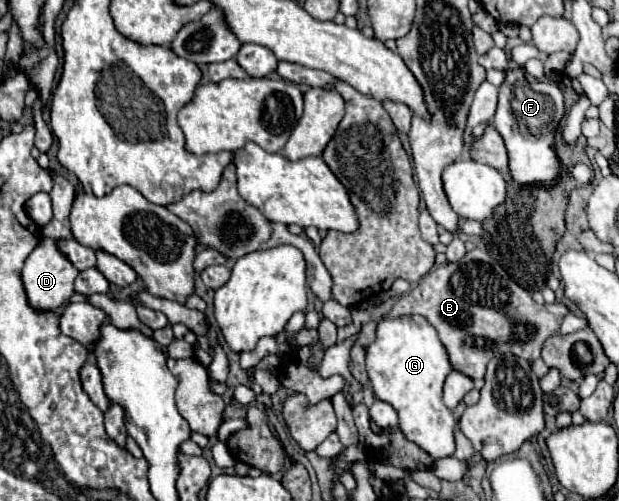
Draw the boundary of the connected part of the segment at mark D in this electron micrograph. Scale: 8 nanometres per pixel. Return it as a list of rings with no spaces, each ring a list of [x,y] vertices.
[[[42,239],[36,245],[36,249],[28,255],[24,269],[22,269],[22,281],[24,281],[26,293],[28,293],[30,305],[36,309],[52,309],[52,311],[58,309],[74,293],[76,275],[78,275],[76,267],[72,267],[72,263],[68,263],[68,257],[58,249],[58,241]]]

